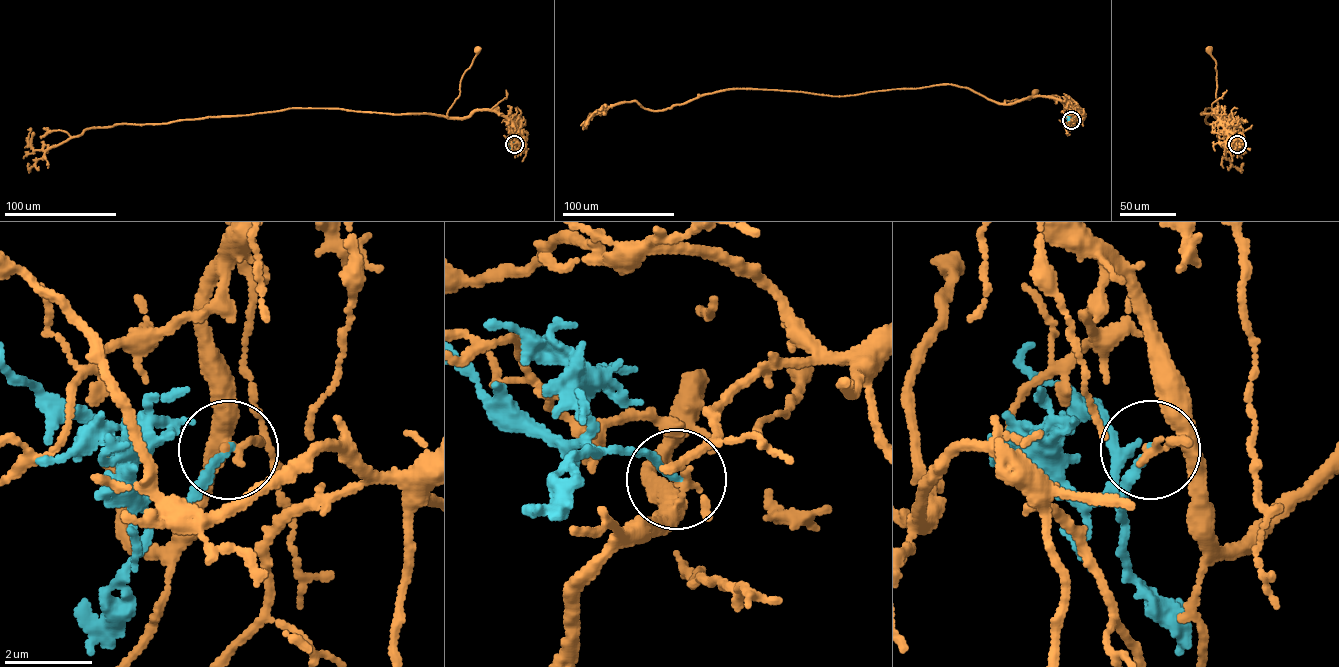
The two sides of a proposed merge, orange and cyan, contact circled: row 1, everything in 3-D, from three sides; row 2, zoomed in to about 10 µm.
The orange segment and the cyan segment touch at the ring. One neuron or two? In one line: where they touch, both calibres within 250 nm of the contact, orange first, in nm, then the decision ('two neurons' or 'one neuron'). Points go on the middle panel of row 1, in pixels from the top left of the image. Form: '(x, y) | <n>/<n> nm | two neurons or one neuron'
(1071, 120) | 130/170 nm | two neurons

